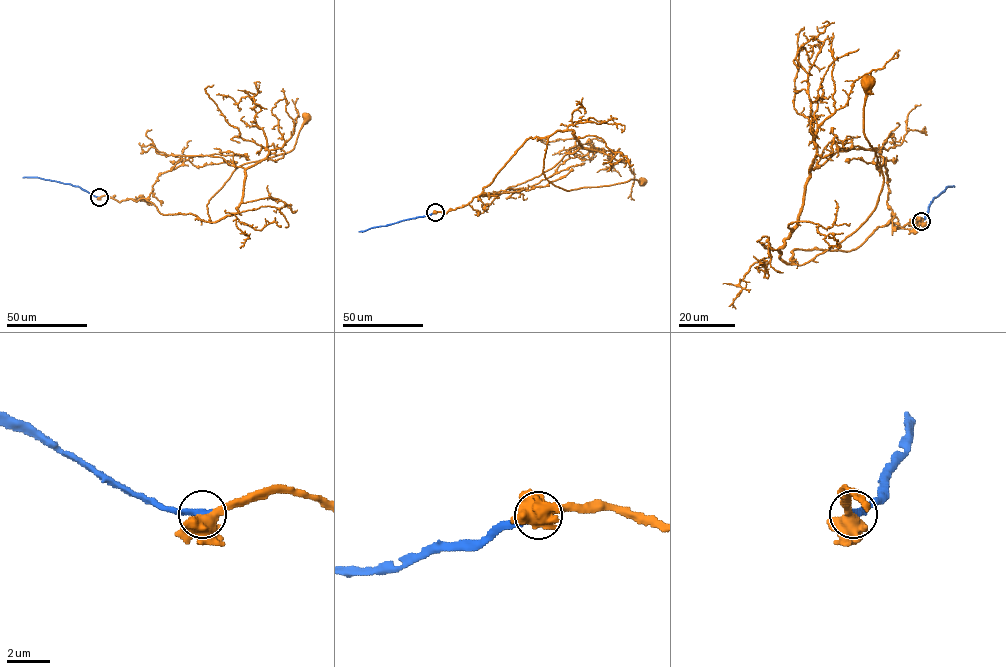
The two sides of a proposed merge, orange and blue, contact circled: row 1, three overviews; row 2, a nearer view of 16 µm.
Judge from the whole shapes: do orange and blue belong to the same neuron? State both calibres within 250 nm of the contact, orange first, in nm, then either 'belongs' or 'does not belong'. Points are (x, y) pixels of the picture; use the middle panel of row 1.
440 nm thick on the orange side, 360 nm on the other; belongs

